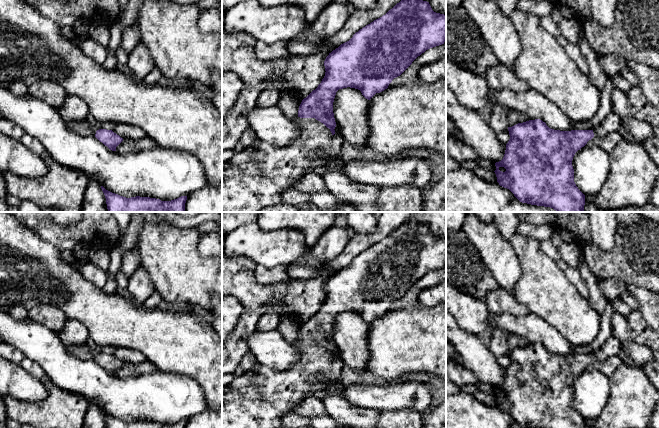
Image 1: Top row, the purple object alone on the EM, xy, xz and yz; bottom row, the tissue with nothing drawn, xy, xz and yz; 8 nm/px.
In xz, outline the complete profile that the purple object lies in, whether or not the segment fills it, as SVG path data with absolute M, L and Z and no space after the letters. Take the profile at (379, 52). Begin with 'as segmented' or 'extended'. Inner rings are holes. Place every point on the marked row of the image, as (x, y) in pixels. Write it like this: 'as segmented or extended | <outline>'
extended | M401 0L385 15L366 25L353 37L341 44L324 61L325 76L318 87L304 98L295 119L300 127L300 135L287 147L274 147L259 141L257 149L244 148L234 154L231 160L222 163L222 212L258 212L259 210L281 203L281 194L294 187L299 177L334 162L341 156L343 138L335 133L336 122L333 102L336 92L343 88L355 88L370 100L376 93L388 88L392 80L400 76L412 62L426 50L442 45L446 41L446 15L432 10L429 2L423 0ZM309 153L320 153L321 157L308 159Z

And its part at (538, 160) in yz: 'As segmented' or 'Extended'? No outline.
Extended

